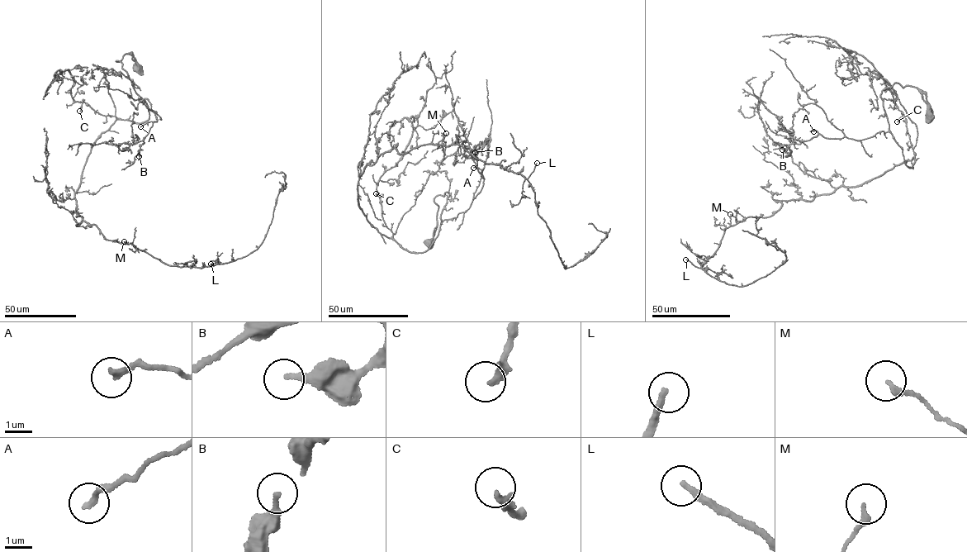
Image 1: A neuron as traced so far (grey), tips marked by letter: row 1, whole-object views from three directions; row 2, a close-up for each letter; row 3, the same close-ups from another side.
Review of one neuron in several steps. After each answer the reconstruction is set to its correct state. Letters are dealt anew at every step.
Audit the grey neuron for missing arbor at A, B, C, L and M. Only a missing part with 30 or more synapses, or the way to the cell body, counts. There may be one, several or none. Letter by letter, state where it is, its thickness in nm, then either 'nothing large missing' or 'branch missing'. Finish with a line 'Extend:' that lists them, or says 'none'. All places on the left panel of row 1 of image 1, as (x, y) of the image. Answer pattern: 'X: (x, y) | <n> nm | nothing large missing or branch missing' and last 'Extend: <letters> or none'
A: (140, 126) | 220 nm | nothing large missing
B: (139, 156) | 220 nm | nothing large missing
C: (79, 111) | 320 nm | nothing large missing
L: (210, 264) | 240 nm | nothing large missing
M: (124, 241) | 170 nm | nothing large missing
Extend: none

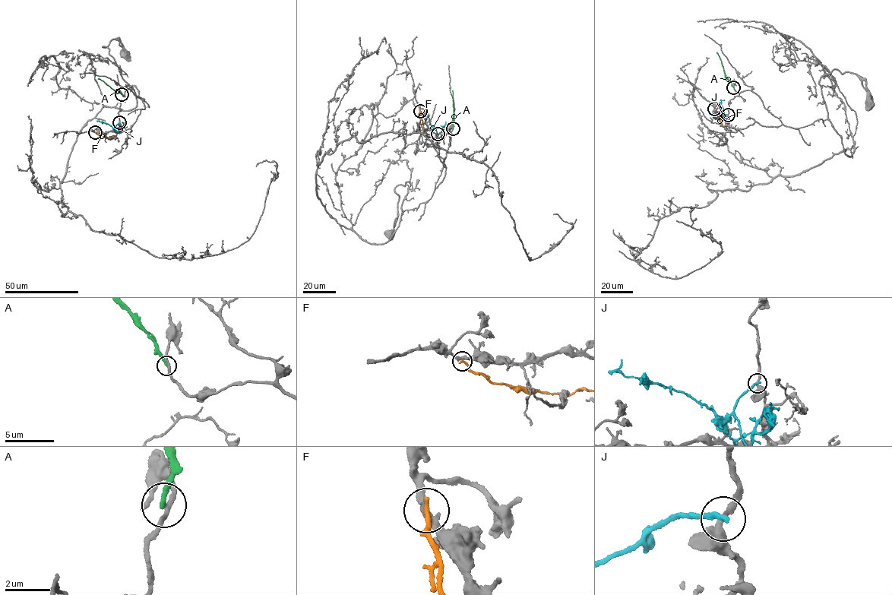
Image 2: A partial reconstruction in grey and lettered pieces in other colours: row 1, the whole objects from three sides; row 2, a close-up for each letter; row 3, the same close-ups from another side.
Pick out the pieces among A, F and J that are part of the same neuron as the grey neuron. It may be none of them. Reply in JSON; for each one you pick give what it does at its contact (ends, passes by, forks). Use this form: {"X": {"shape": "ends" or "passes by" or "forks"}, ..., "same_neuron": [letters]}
{"same_neuron": []}

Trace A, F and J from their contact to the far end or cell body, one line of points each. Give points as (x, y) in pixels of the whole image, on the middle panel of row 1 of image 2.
A: (453, 128), (452, 90)
F: (420, 110), (427, 137)
J: (438, 134), (436, 129), (431, 128), (425, 113), (424, 115)

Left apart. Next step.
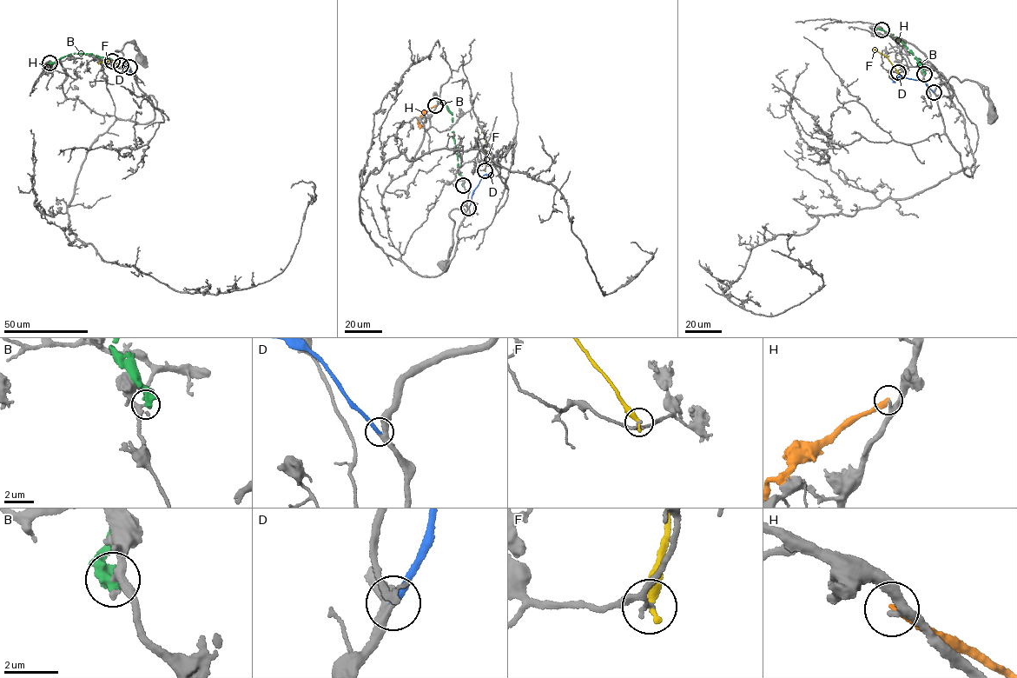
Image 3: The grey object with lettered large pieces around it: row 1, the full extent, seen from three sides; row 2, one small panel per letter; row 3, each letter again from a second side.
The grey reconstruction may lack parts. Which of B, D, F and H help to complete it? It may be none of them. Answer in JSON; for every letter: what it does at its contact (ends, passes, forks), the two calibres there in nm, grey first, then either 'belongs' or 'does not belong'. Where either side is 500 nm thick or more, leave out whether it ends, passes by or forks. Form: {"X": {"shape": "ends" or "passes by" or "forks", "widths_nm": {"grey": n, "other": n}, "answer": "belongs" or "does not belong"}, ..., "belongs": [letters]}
{"B": {"widths_nm": {"grey": 260, "other": 600}, "answer": "does not belong"}, "D": {"shape": "ends", "widths_nm": {"grey": 320, "other": 240}, "answer": "belongs"}, "F": {"shape": "ends", "widths_nm": {"grey": 130, "other": 380}, "answer": "does not belong"}, "H": {"shape": "ends", "widths_nm": {"grey": 220, "other": 300}, "answer": "does not belong"}, "belongs": ["D"]}

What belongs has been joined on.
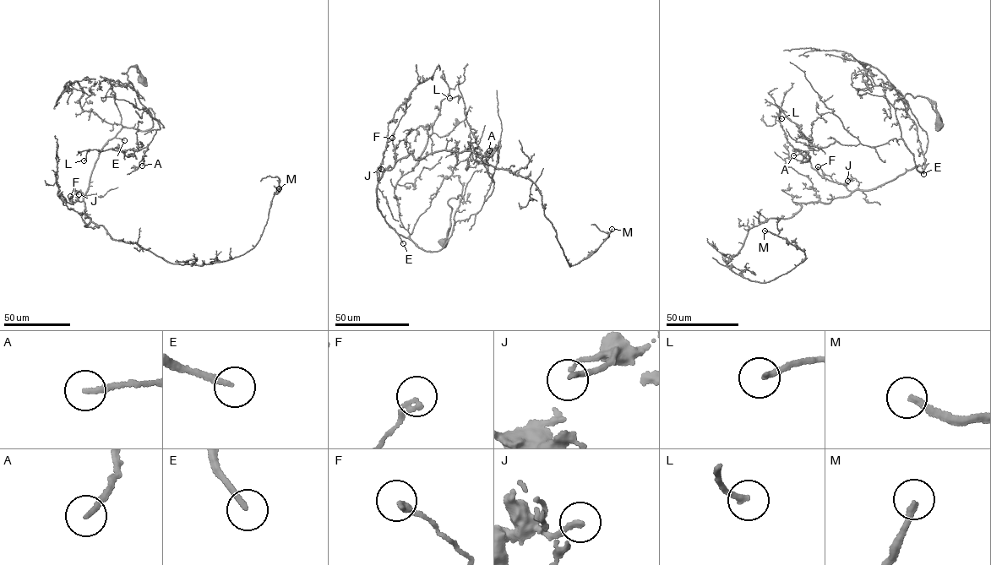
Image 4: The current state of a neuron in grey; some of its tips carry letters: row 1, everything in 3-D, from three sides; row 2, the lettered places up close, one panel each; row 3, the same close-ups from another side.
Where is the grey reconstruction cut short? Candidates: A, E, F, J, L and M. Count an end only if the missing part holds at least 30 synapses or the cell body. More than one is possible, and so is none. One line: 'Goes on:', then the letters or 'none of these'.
Goes on: E, M

